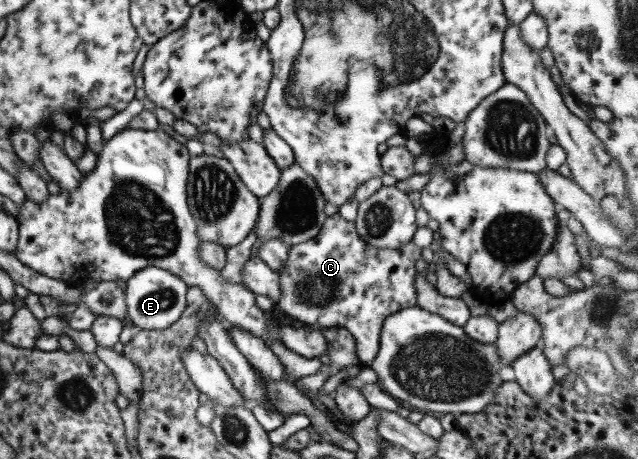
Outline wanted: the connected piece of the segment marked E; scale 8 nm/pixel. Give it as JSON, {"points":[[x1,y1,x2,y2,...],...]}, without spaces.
{"points":[[147,266,126,281,125,303,129,320,139,329,164,330,172,326,187,305,188,285,181,277,158,268]]}

